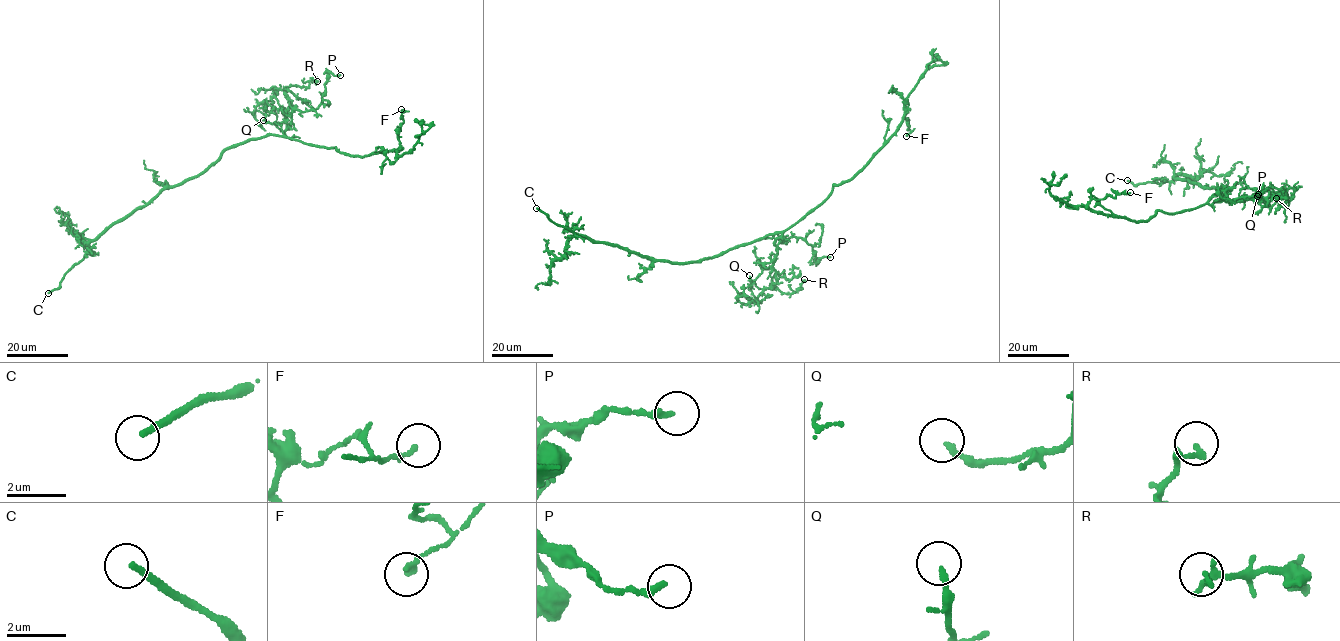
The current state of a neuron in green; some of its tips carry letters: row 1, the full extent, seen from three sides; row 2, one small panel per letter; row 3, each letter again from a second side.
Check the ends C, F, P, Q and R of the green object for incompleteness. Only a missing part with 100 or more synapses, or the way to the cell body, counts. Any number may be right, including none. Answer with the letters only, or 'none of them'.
C

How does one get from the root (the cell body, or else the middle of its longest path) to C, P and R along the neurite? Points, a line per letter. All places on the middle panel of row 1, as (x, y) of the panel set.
C: (754, 242), (694, 262), (649, 259), (575, 236), (573, 230), (552, 222), (536, 208)
P: (754, 242), (781, 233), (774, 245), (781, 239), (800, 237), (812, 246), (814, 261), (830, 257)
R: (754, 242), (781, 234), (774, 243), (777, 255), (772, 269), (776, 284), (771, 288), (791, 294), (804, 279)

